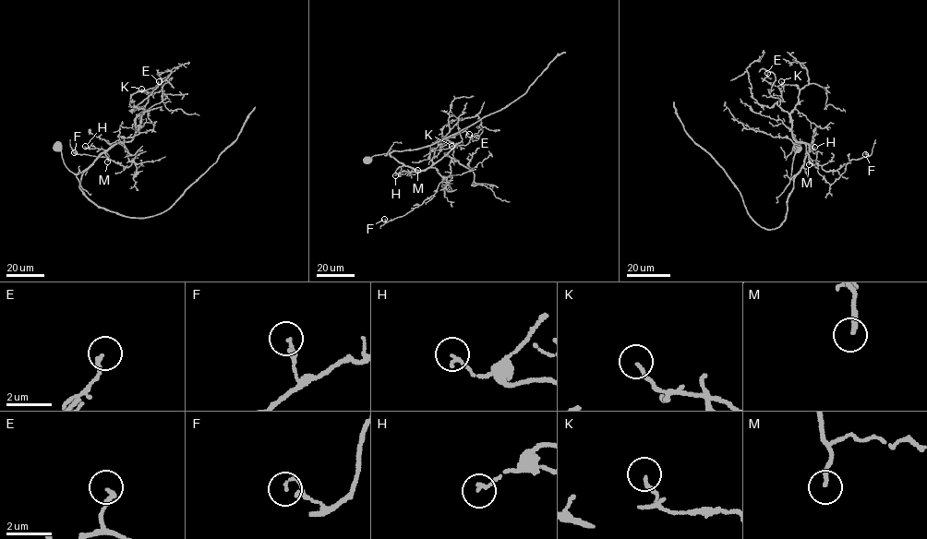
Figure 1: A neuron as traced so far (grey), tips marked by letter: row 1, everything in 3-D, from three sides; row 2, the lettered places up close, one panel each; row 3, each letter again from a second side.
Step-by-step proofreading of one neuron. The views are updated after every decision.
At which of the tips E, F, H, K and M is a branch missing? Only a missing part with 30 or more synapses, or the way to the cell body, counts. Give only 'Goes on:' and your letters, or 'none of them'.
Goes on: M

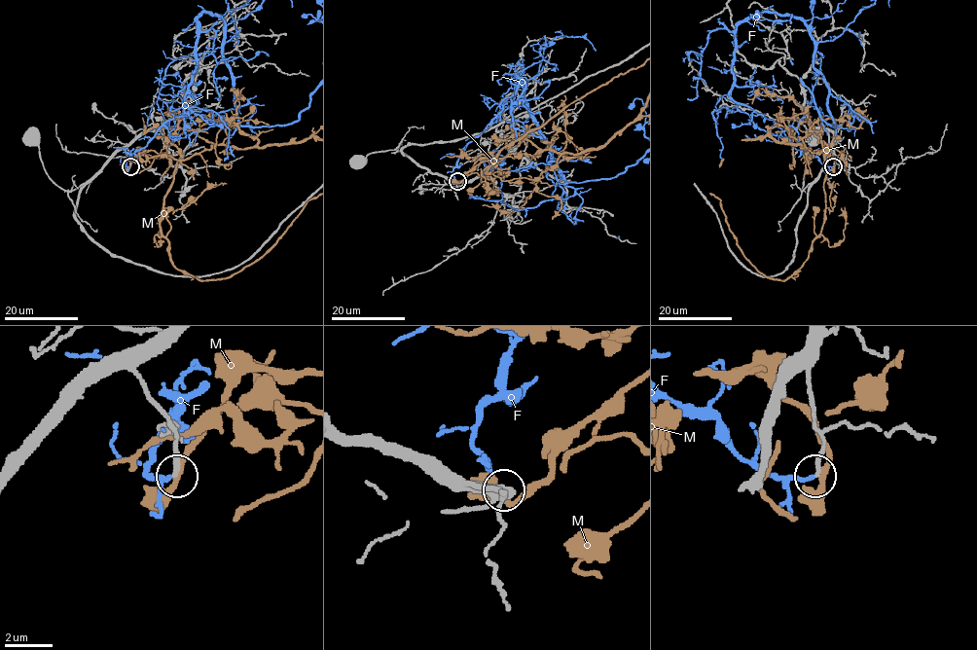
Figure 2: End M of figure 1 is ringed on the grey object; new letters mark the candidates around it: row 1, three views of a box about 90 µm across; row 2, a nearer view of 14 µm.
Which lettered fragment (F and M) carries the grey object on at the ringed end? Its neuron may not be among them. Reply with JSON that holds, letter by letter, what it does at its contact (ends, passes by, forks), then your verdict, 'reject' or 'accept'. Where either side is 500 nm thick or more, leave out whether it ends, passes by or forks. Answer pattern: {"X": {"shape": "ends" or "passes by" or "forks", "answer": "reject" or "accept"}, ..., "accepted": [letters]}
{"F": {"shape": "ends", "answer": "reject"}, "M": {"shape": "passes by", "answer": "reject"}, "accepted": []}

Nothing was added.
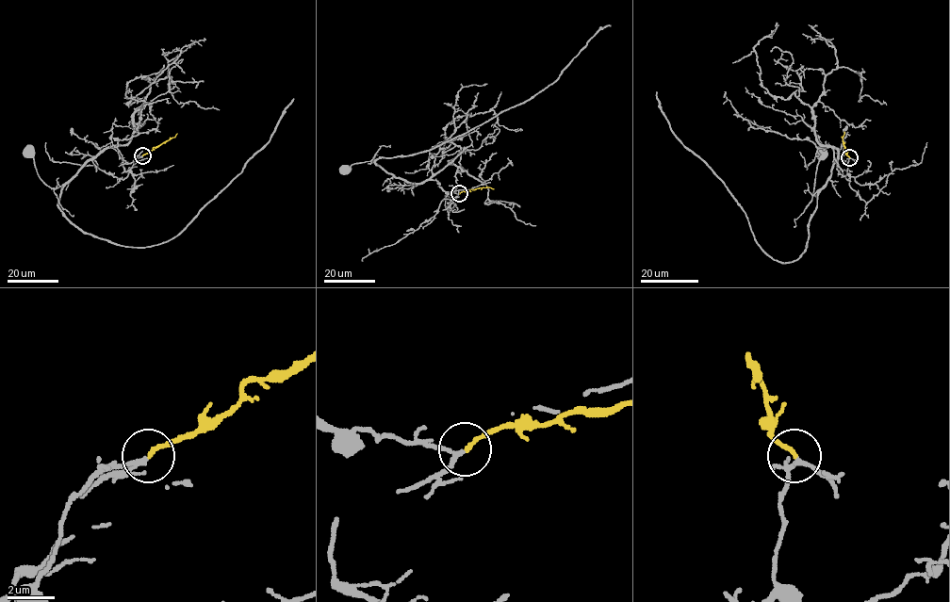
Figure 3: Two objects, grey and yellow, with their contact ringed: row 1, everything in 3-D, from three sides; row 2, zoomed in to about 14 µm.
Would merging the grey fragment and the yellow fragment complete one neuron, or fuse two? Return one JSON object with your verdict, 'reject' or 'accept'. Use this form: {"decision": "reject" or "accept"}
{"decision": "accept"}

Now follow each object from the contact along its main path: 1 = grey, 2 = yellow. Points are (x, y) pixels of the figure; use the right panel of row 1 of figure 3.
1: (850, 157), (843, 175), (834, 148), (838, 151), (837, 161), (831, 173), (812, 195), (821, 153)
2: (849, 157), (843, 143), (844, 132)

